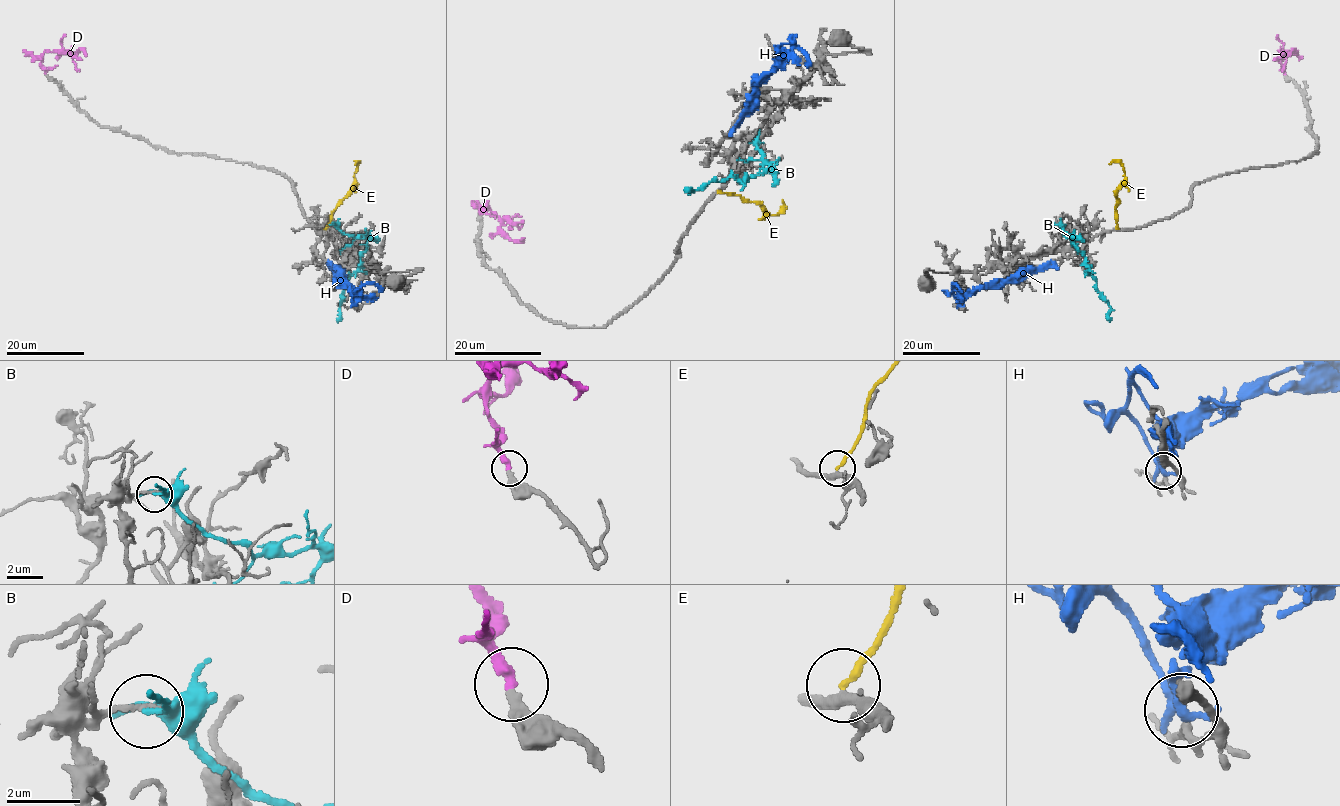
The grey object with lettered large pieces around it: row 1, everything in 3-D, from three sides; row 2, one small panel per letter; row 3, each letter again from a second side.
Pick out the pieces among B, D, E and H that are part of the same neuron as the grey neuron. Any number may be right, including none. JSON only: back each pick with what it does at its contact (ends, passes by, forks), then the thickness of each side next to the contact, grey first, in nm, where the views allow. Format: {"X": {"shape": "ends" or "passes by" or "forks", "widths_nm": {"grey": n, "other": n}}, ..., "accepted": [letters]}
{"D": {"shape": "ends", "widths_nm": {"grey": 220, "other": 320}}, "accepted": ["D"]}

